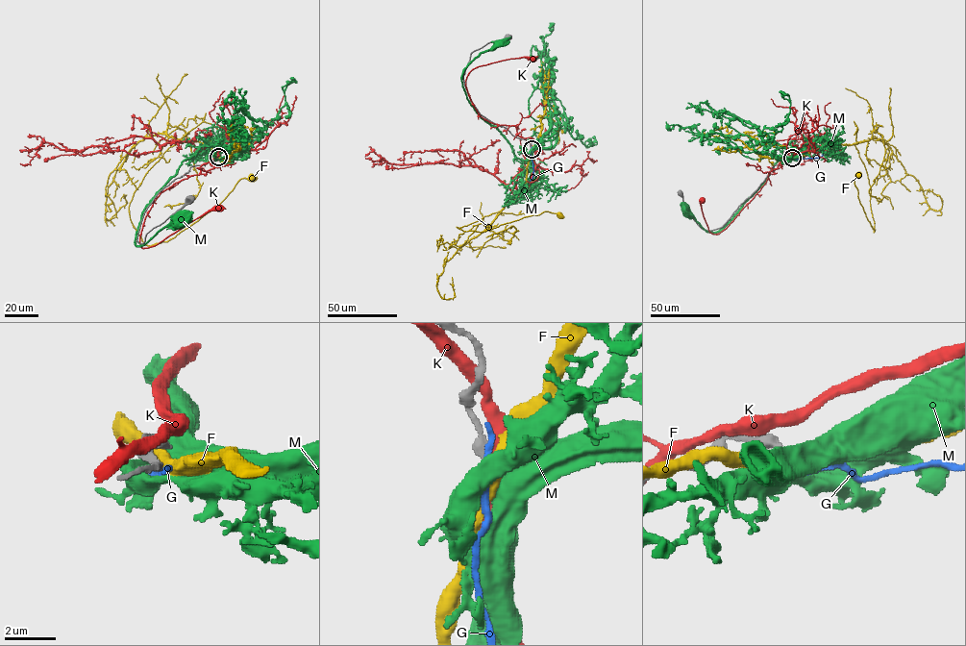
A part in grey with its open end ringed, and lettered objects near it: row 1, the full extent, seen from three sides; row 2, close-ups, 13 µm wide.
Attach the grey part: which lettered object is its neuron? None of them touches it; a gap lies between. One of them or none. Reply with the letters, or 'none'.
none

